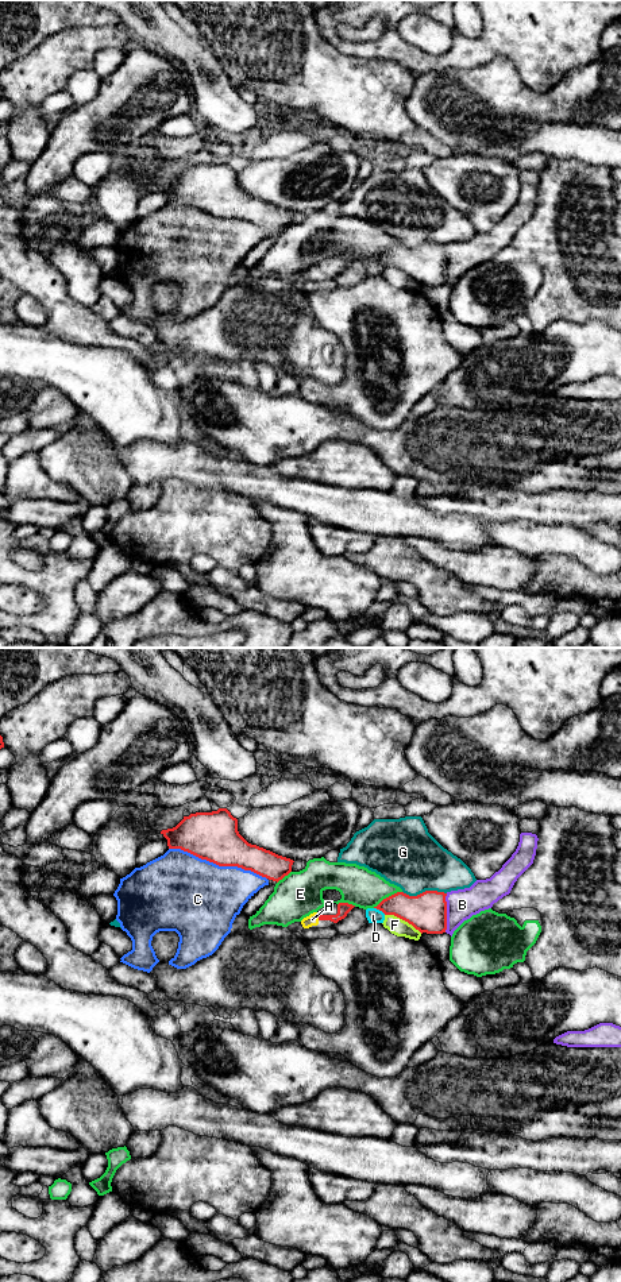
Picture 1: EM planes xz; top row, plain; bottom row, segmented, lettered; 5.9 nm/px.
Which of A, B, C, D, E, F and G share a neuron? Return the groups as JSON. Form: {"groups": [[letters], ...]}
{"groups": [["A"], ["B"], ["C"], ["D"], ["E"], ["F"], ["G"]]}

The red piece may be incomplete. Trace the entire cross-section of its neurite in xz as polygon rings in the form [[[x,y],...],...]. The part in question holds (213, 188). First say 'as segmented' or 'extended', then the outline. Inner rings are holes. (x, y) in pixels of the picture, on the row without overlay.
as segmented | [[[227,161],[190,166],[189,169],[184,169],[176,179],[162,182],[161,186],[167,192],[169,201],[181,201],[219,219],[238,219],[251,223],[277,235],[292,224],[294,215],[290,211],[248,196],[238,184],[238,171]]]

